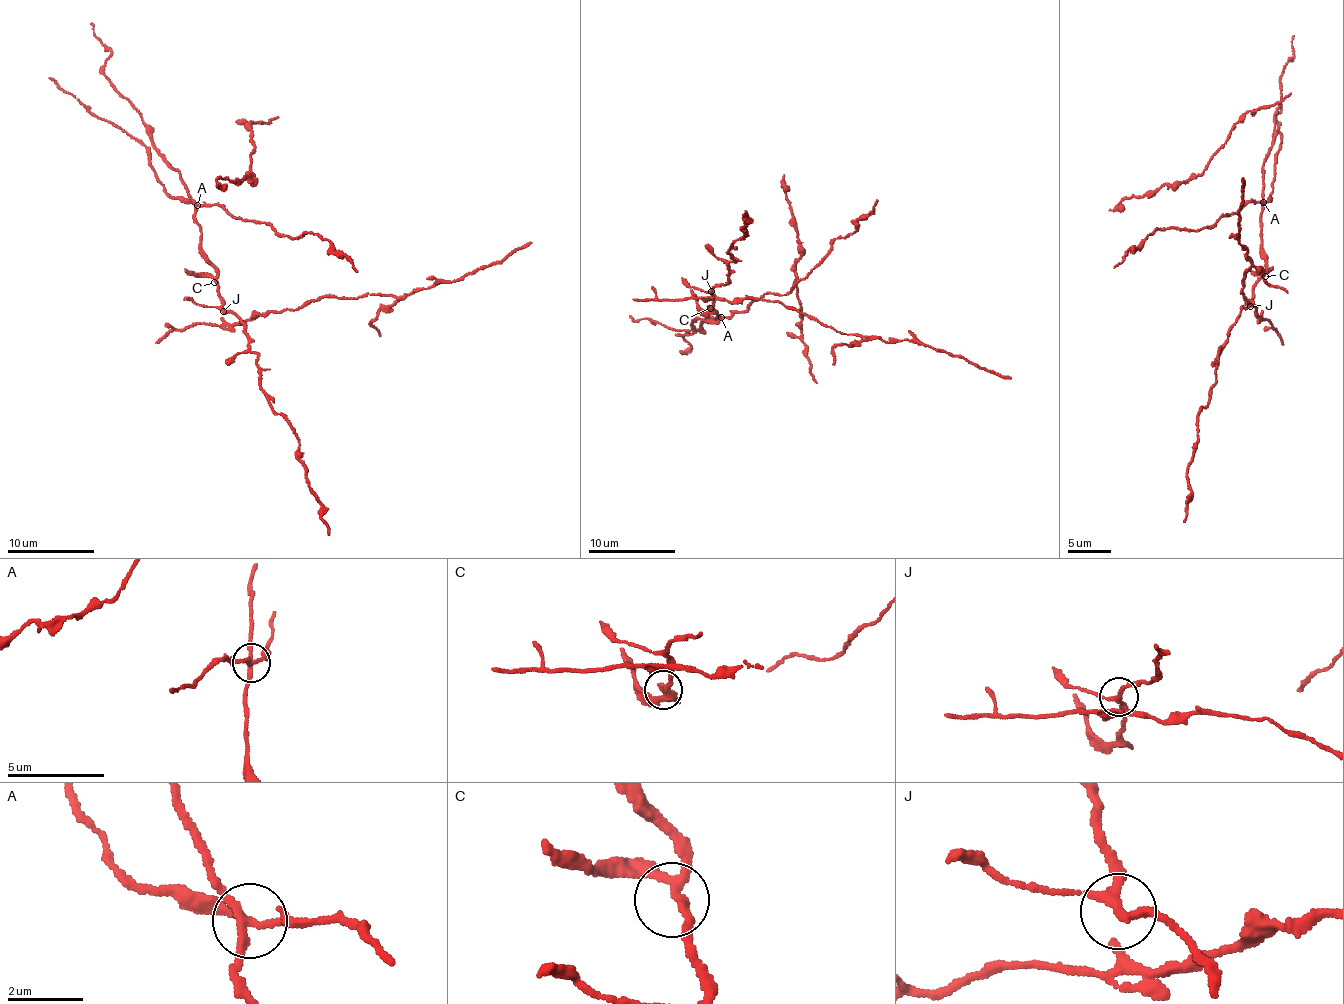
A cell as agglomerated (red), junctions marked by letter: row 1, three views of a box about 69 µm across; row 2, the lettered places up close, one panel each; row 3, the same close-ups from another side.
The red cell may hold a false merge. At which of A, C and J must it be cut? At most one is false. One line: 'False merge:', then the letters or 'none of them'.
False merge: A

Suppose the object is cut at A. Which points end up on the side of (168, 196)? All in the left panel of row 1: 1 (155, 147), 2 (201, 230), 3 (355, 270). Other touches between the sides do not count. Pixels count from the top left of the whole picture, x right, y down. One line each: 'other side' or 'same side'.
1: other side
2: other side
3: same side

